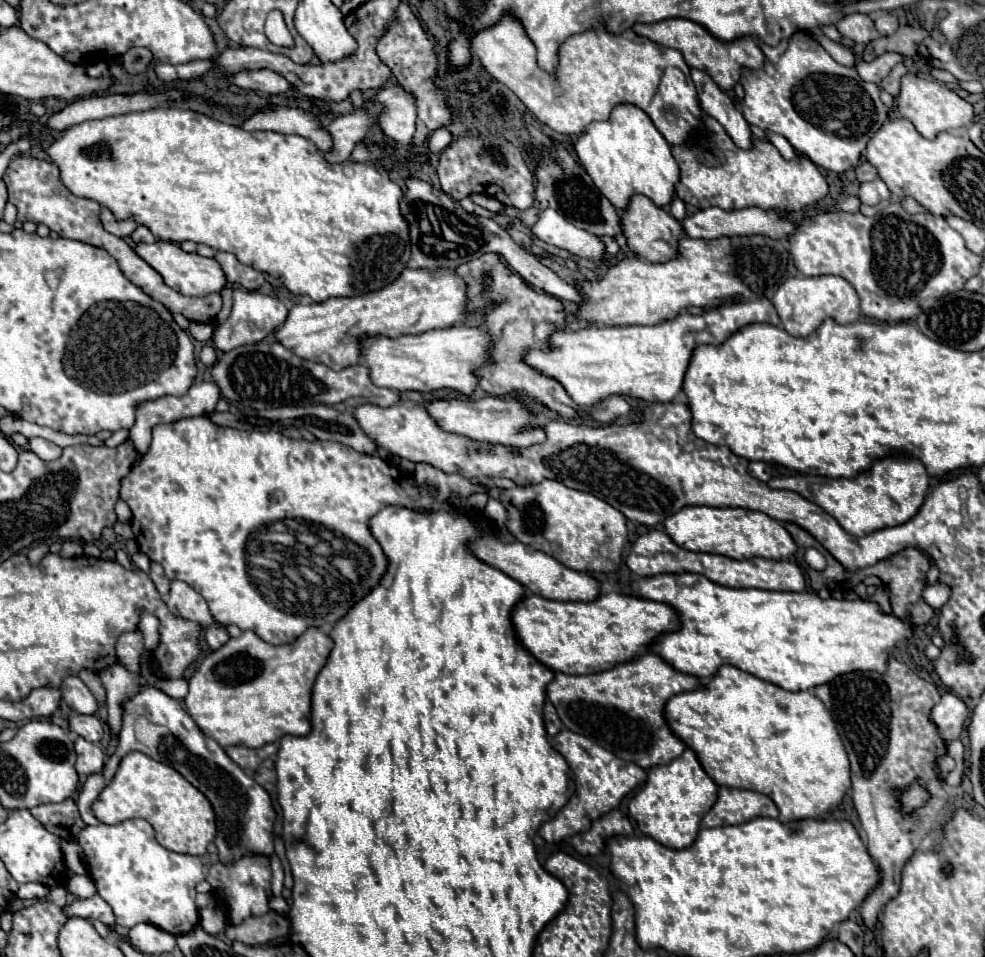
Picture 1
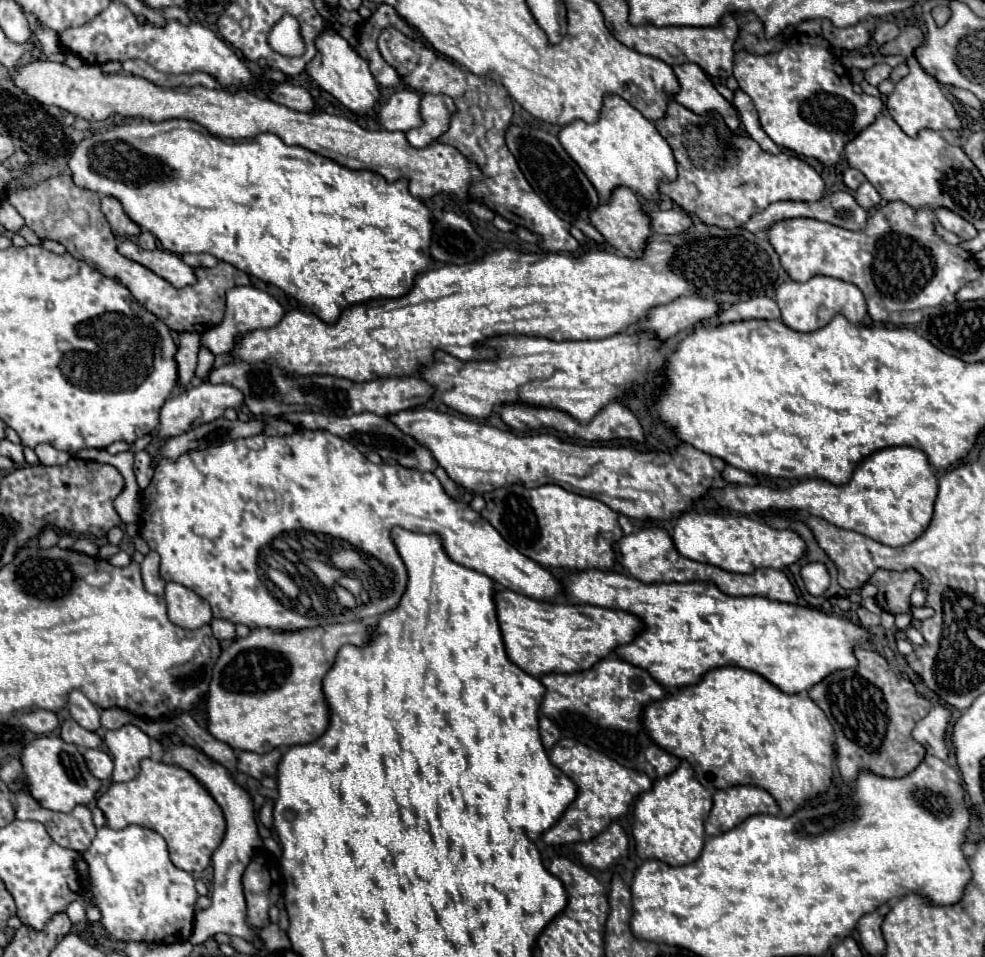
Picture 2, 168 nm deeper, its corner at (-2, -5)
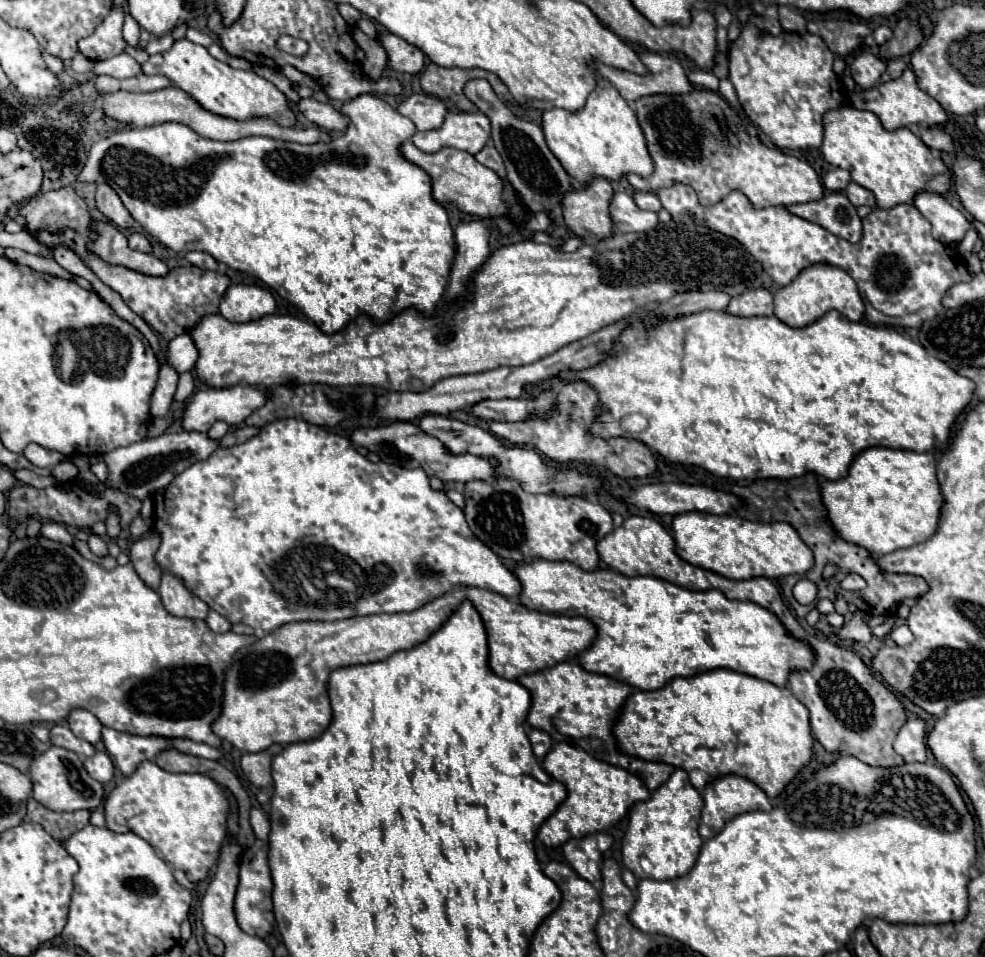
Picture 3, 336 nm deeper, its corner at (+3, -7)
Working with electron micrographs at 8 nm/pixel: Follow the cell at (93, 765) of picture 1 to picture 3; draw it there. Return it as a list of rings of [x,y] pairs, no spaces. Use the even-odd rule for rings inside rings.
[[[98,751],[96,755],[86,757],[84,767],[100,783],[108,783],[114,777],[114,761],[106,751]]]

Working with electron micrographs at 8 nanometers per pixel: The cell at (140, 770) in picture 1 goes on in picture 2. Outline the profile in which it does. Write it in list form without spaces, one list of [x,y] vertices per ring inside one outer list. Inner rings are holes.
[[[153,759],[141,761],[141,773],[135,779],[113,783],[109,791],[97,799],[97,807],[103,811],[111,829],[123,829],[135,823],[157,831],[167,841],[173,865],[193,873],[199,873],[209,865],[213,851],[225,835],[221,807],[207,789],[189,771]]]

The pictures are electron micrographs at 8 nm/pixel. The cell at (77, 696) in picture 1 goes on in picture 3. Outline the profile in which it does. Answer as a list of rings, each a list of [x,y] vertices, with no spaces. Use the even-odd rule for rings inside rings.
[[[74,709],[68,717],[68,725],[72,729],[72,733],[76,733],[76,737],[96,745],[100,741],[100,731],[102,731],[102,723],[84,709]]]

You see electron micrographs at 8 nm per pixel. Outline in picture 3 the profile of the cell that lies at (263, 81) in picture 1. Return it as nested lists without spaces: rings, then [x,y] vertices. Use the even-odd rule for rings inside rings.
[[[302,99],[298,103],[298,109],[306,115],[308,121],[312,121],[316,127],[320,127],[324,131],[344,131],[350,123],[350,119],[342,111],[334,109],[334,105],[330,105],[330,103]]]

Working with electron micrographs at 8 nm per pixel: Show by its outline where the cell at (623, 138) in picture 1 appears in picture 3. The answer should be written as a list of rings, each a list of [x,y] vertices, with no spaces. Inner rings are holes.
[[[598,79],[588,101],[578,111],[548,109],[542,111],[542,131],[550,151],[562,163],[566,173],[586,185],[594,177],[618,181],[626,173],[648,177],[652,173],[652,159],[646,149],[642,129],[632,107],[620,97],[608,79]]]

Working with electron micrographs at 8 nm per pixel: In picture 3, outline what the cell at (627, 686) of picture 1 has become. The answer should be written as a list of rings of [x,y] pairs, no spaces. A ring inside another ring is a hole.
[[[562,661],[560,665],[522,675],[516,681],[524,685],[532,697],[532,705],[526,721],[530,723],[530,727],[546,731],[554,741],[570,741],[572,745],[582,747],[586,753],[592,753],[592,757],[596,757],[598,761],[634,773],[644,781],[644,785],[650,791],[658,789],[674,773],[674,767],[668,763],[652,763],[652,761],[636,759],[630,755],[622,755],[616,749],[616,737],[612,735],[612,725],[626,697],[632,693],[630,685],[622,681],[614,681],[606,675],[588,673],[576,661]]]

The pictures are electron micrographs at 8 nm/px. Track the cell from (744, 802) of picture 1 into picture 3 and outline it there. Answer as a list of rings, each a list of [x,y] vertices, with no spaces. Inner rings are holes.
[[[724,775],[708,783],[702,791],[702,824],[720,831],[732,817],[748,811],[770,811],[768,795],[740,775]]]

